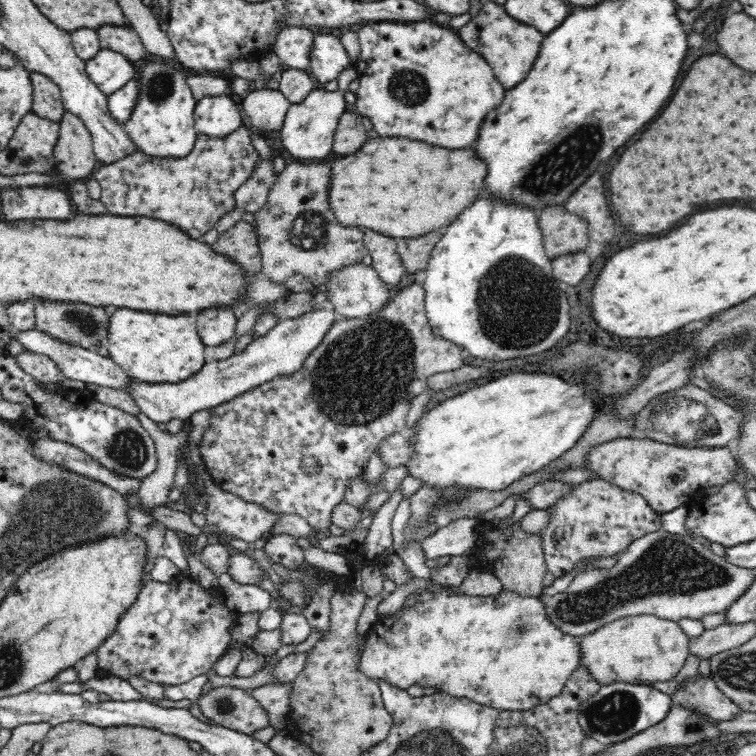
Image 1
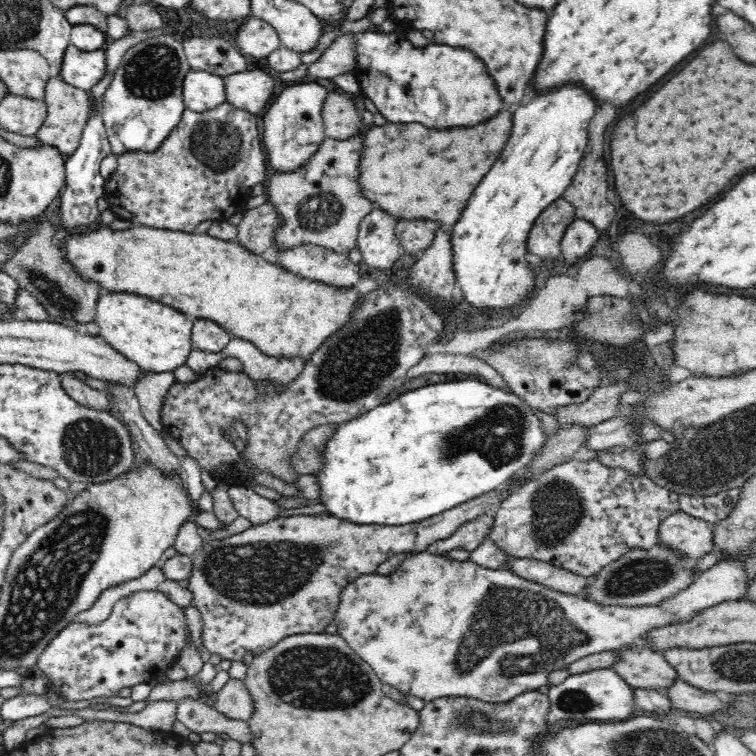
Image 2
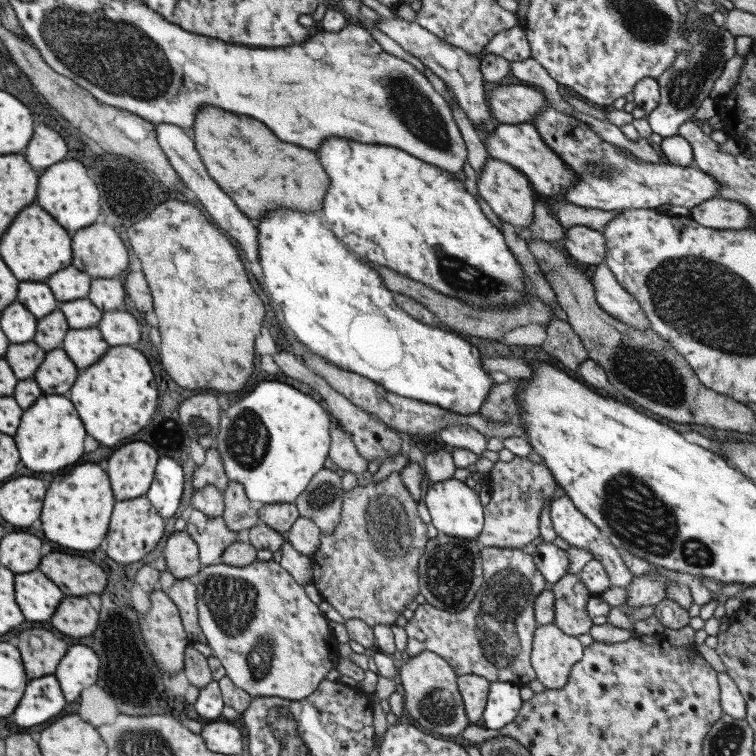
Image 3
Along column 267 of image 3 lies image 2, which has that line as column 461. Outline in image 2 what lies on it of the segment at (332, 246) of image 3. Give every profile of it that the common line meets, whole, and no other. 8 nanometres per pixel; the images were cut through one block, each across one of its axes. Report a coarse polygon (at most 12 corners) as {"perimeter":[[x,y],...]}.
{"perimeter":[[564,83],[513,115],[453,224],[474,308],[533,295],[527,238],[588,148],[596,100]]}

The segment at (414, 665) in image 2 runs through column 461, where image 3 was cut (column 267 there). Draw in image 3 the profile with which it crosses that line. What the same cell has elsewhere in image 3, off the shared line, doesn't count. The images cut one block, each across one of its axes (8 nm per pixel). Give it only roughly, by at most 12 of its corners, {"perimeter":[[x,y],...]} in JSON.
{"perimeter":[[275,561],[202,566],[198,624],[253,697],[309,697],[340,658]]}

